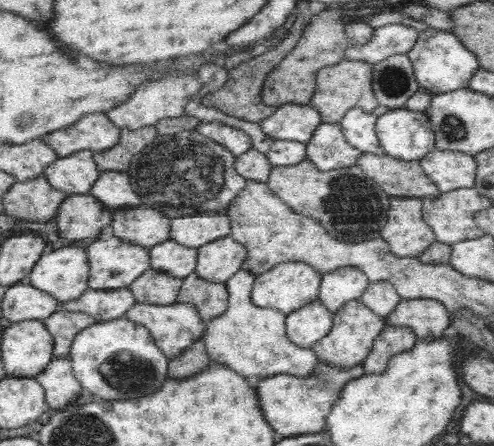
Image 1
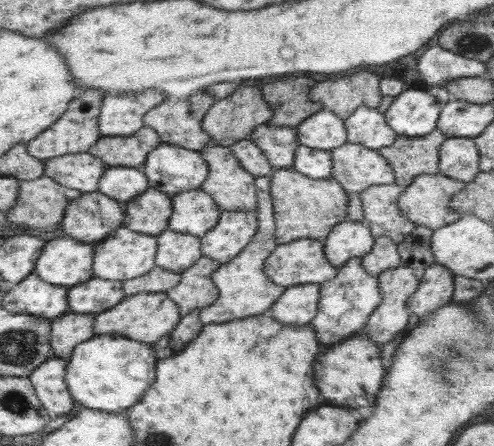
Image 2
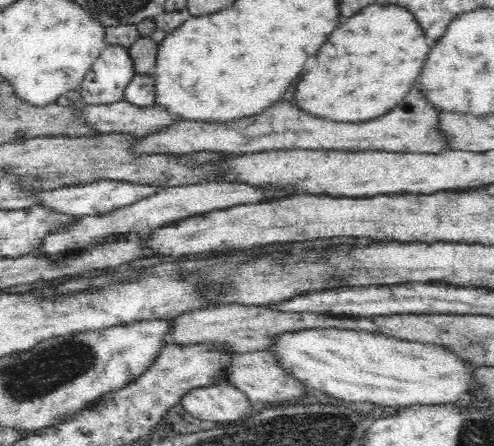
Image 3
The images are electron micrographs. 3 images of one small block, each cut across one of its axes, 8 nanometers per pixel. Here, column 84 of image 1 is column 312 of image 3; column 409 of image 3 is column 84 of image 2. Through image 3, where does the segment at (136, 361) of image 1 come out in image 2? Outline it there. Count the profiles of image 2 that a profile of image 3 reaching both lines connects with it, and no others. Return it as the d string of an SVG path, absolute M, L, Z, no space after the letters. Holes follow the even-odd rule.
M109 334L95 336L89 342L77 346L73 358L67 368L67 384L77 402L81 402L89 410L109 412L109 414L125 414L127 408L135 406L149 386L155 382L155 346L147 342L137 342L127 336Z

